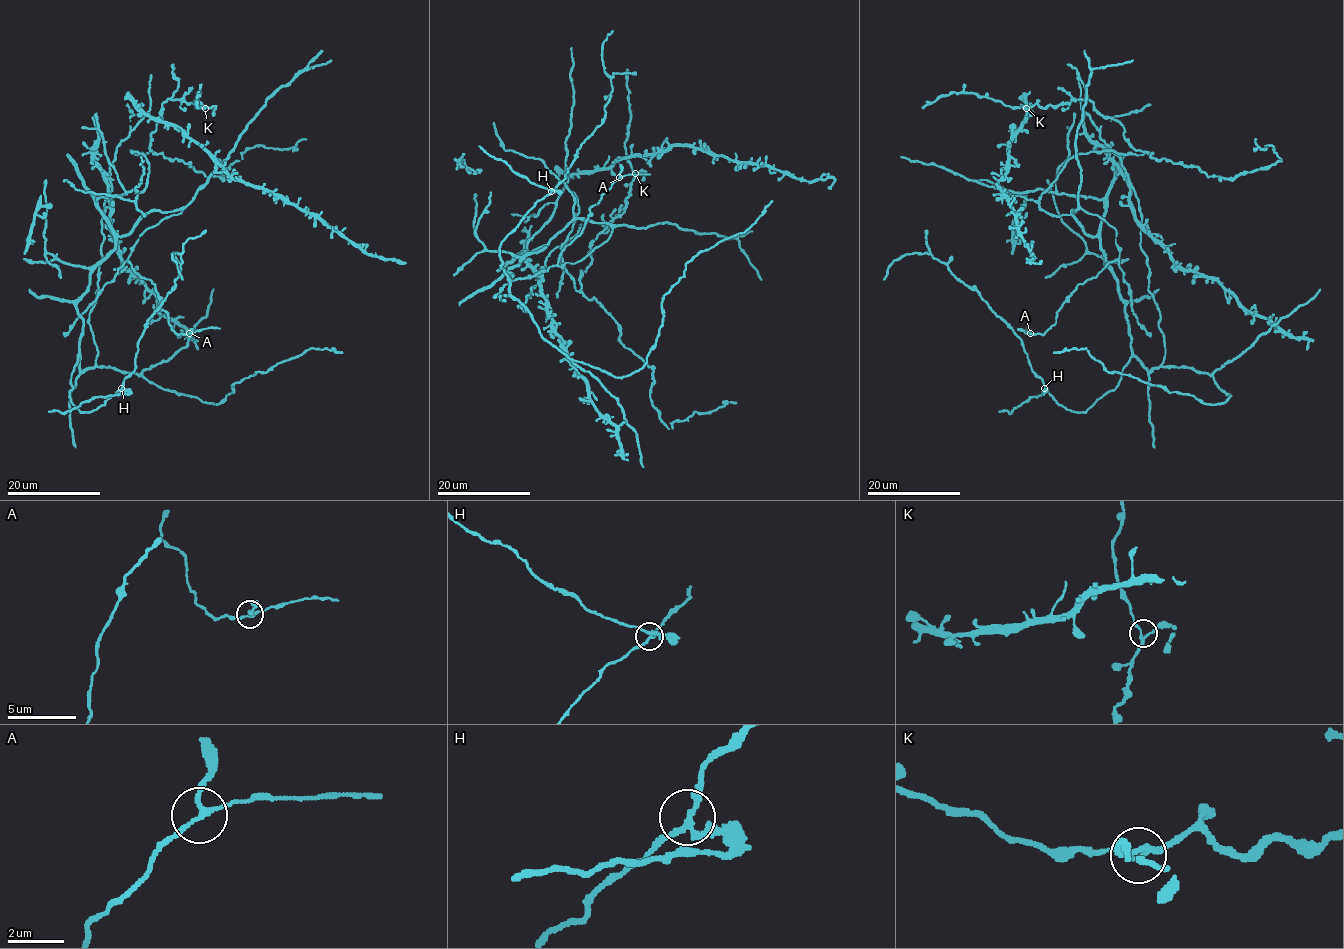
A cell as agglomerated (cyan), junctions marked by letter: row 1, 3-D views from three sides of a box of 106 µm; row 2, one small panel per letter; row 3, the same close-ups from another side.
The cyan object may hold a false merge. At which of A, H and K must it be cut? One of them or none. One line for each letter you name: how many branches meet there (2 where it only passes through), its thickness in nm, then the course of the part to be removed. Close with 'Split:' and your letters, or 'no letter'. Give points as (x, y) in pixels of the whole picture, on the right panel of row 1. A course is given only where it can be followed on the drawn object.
H: 3 branches meet; 170 nm thick; foreign part runs (1044, 387), (1038, 397), (1023, 401), (1010, 413), (998, 412)
Split: H

